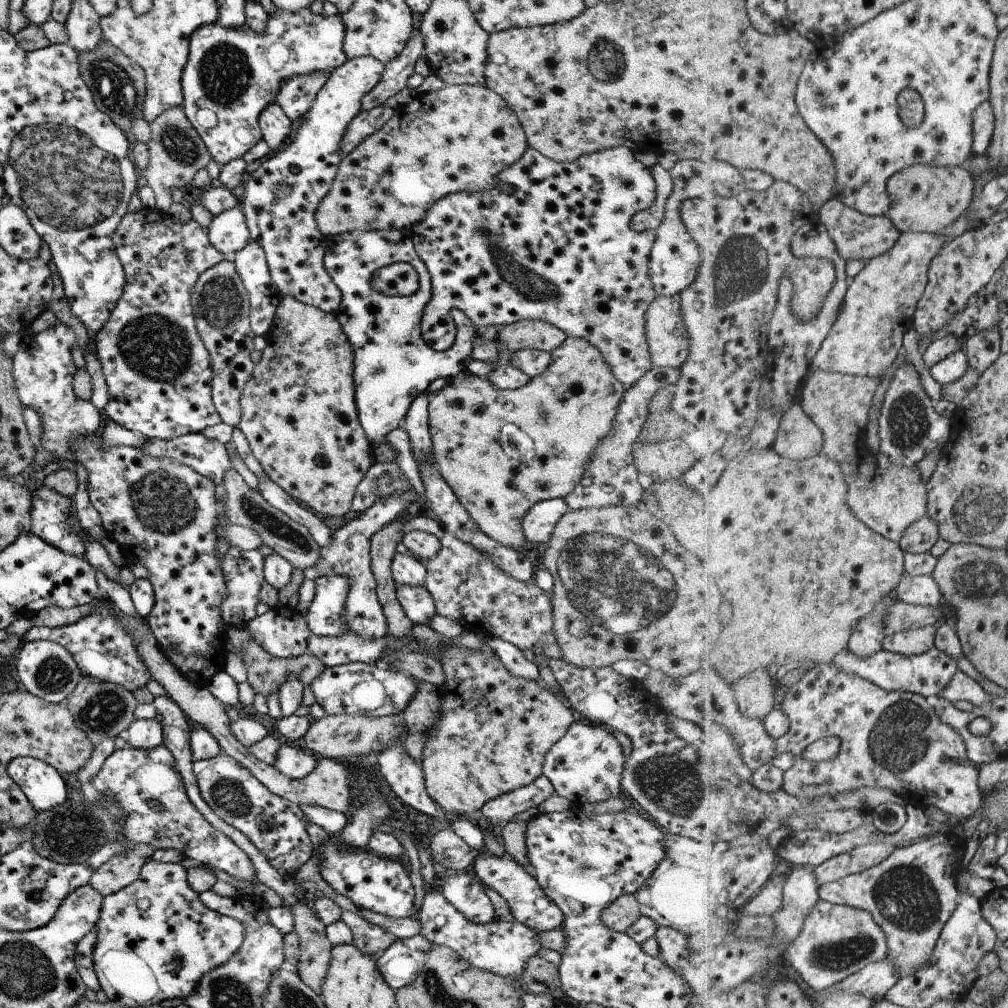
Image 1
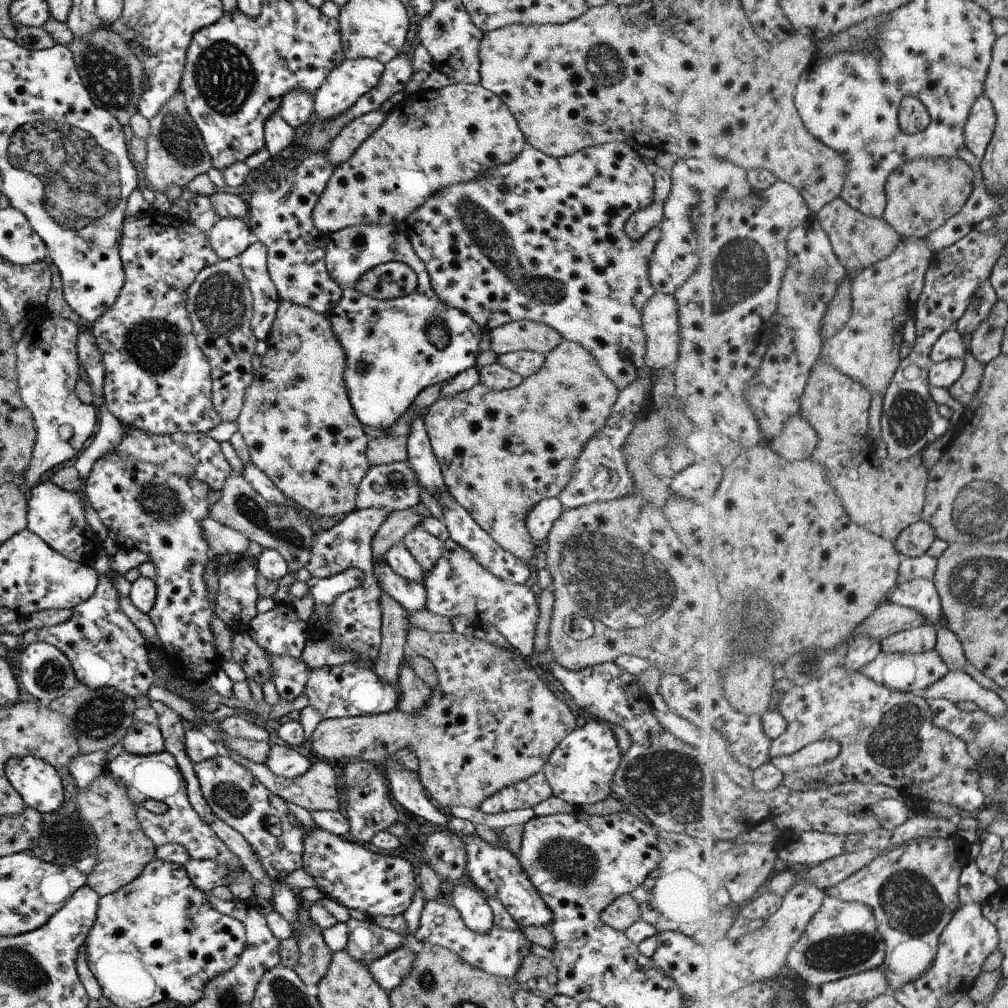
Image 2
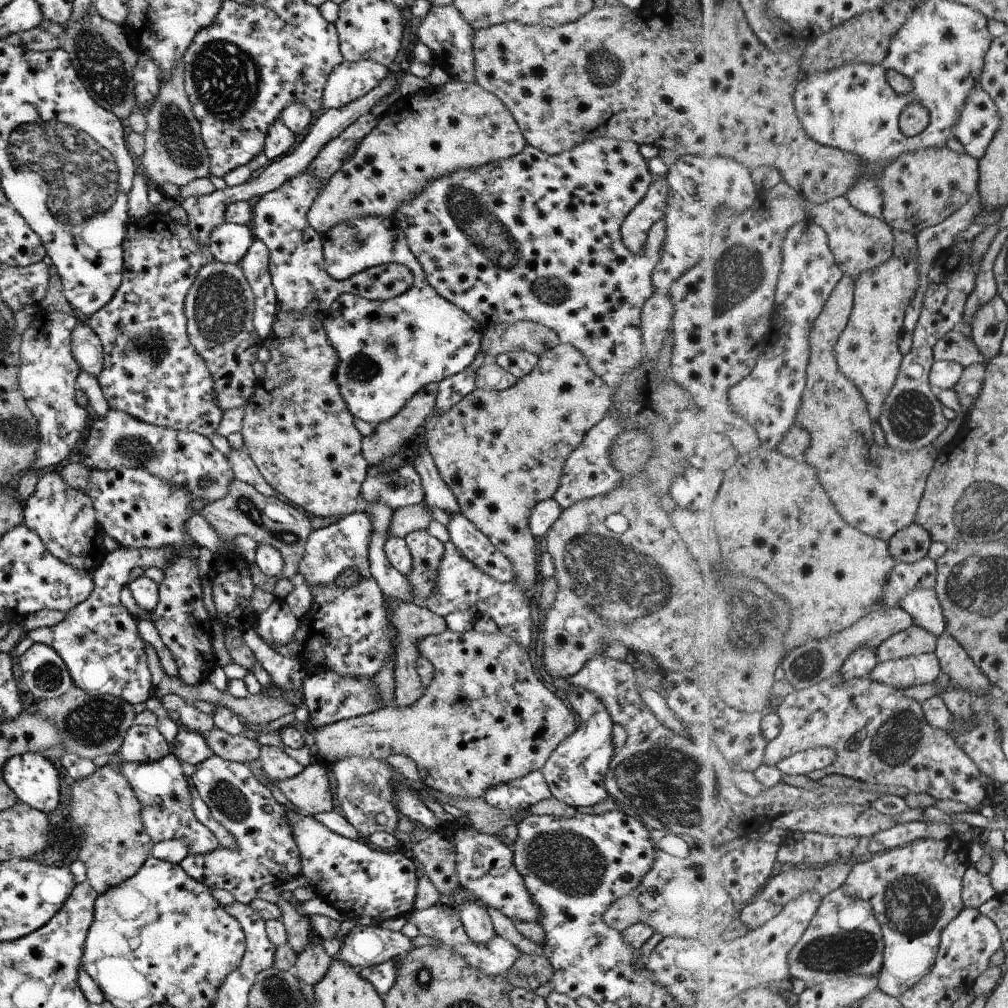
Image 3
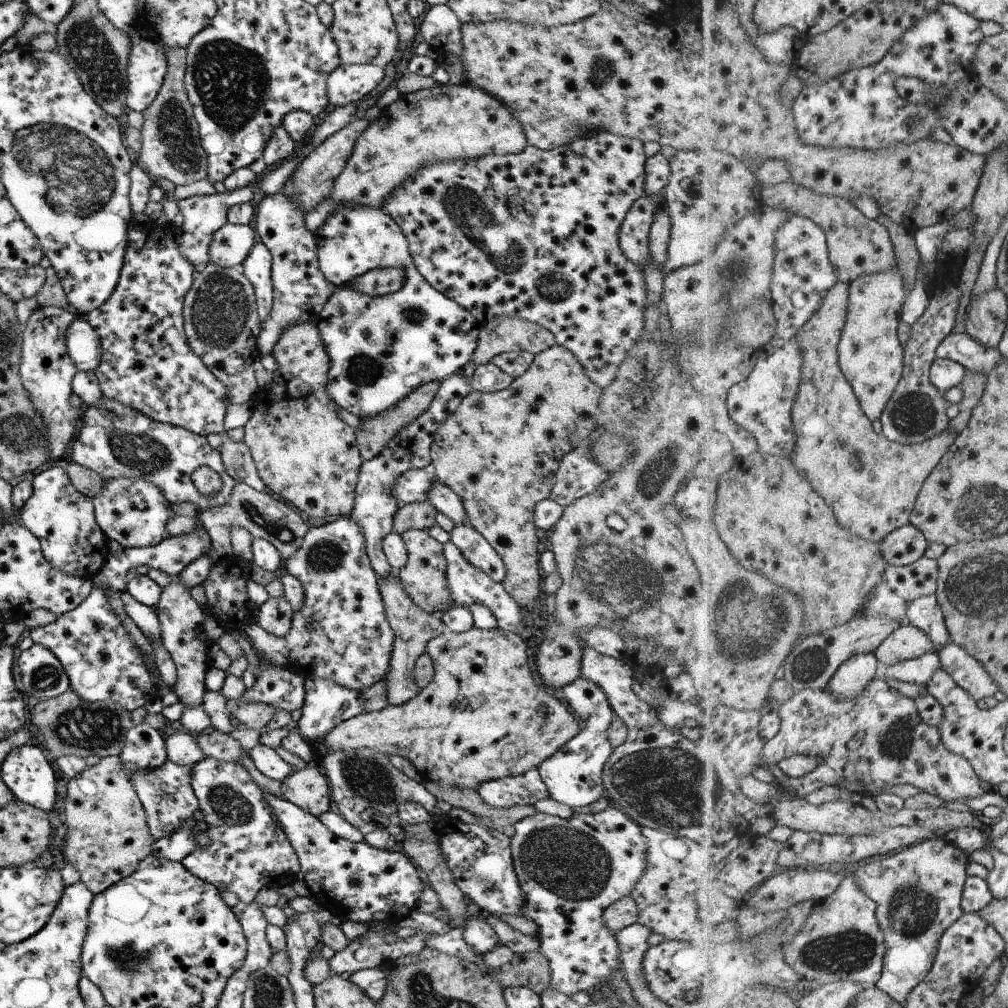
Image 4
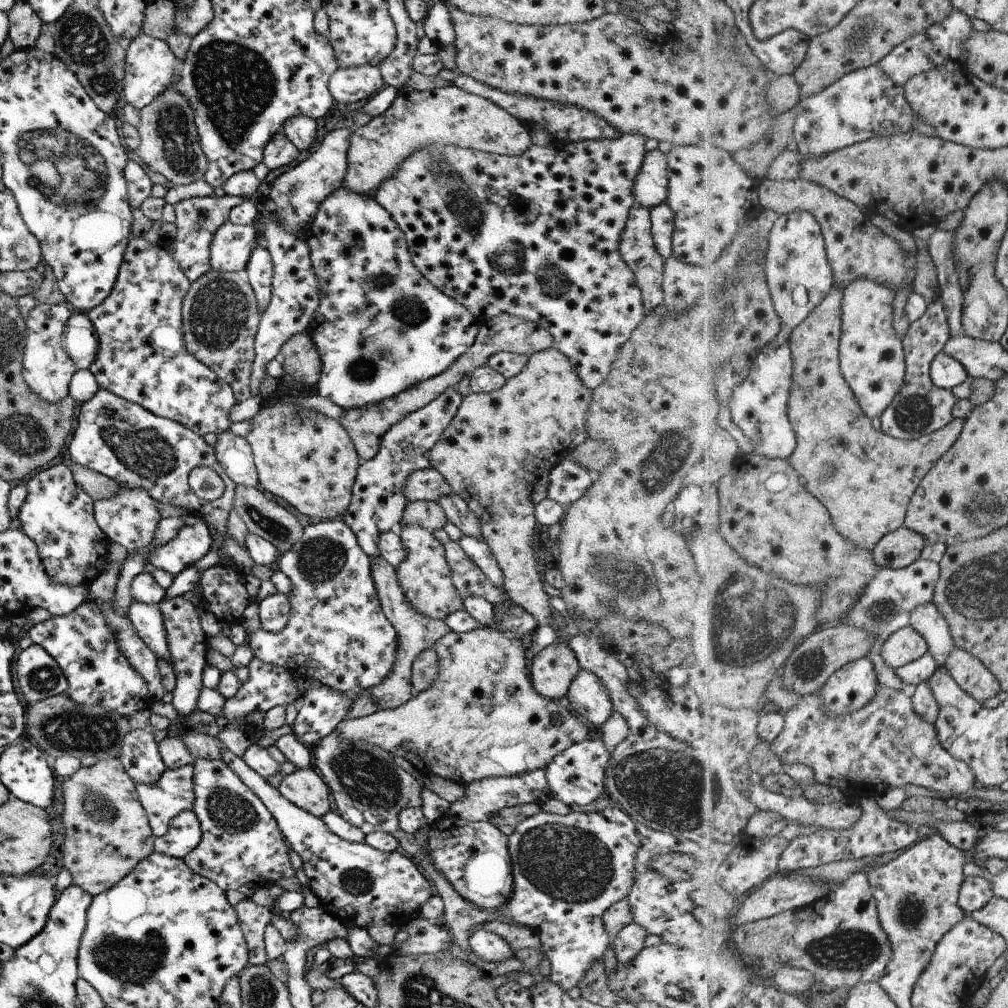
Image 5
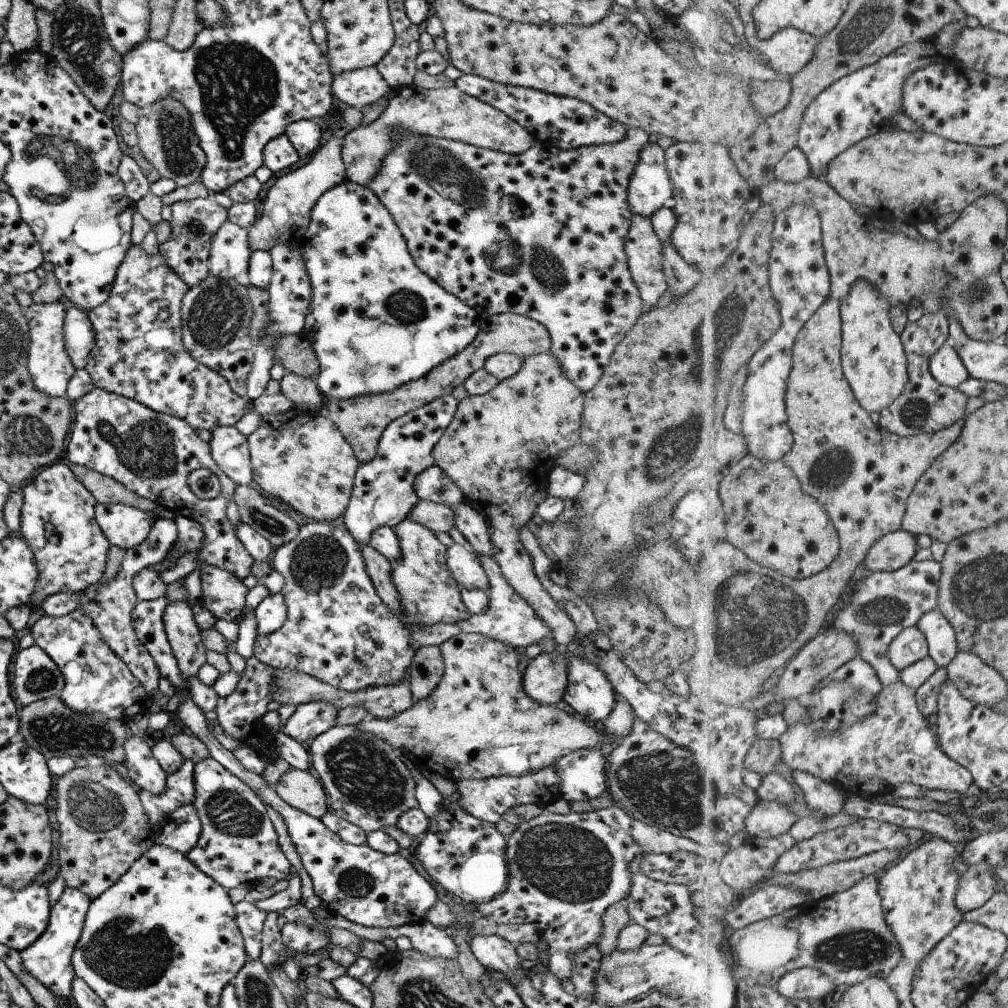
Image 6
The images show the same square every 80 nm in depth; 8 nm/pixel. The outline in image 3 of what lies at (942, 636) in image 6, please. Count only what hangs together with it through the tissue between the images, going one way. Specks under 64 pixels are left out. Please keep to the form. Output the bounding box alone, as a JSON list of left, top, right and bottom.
[902,588,947,640]

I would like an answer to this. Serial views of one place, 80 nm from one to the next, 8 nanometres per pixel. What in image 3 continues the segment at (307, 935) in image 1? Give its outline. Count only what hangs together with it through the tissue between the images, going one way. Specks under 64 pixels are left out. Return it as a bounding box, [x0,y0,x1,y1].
[292,942,333,986]

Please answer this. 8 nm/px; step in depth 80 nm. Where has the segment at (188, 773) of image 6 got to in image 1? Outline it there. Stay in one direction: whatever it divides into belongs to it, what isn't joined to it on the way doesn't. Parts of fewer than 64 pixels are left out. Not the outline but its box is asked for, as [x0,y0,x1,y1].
[91,744,257,887]

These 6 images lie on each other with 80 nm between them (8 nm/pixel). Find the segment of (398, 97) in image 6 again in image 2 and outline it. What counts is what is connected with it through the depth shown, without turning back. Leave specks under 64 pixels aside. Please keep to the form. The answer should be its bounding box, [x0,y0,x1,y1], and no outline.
[311,83,525,237]

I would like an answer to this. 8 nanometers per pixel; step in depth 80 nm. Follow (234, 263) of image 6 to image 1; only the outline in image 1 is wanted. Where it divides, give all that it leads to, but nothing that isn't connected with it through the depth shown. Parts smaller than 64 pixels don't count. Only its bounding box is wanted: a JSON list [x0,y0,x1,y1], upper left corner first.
[206,206,250,260]

